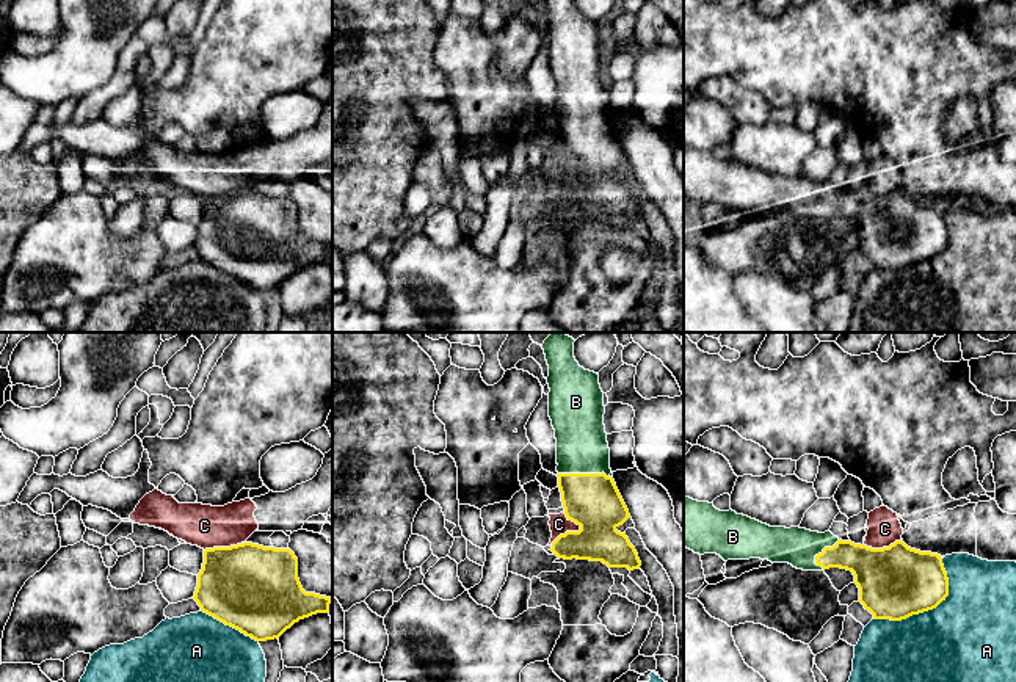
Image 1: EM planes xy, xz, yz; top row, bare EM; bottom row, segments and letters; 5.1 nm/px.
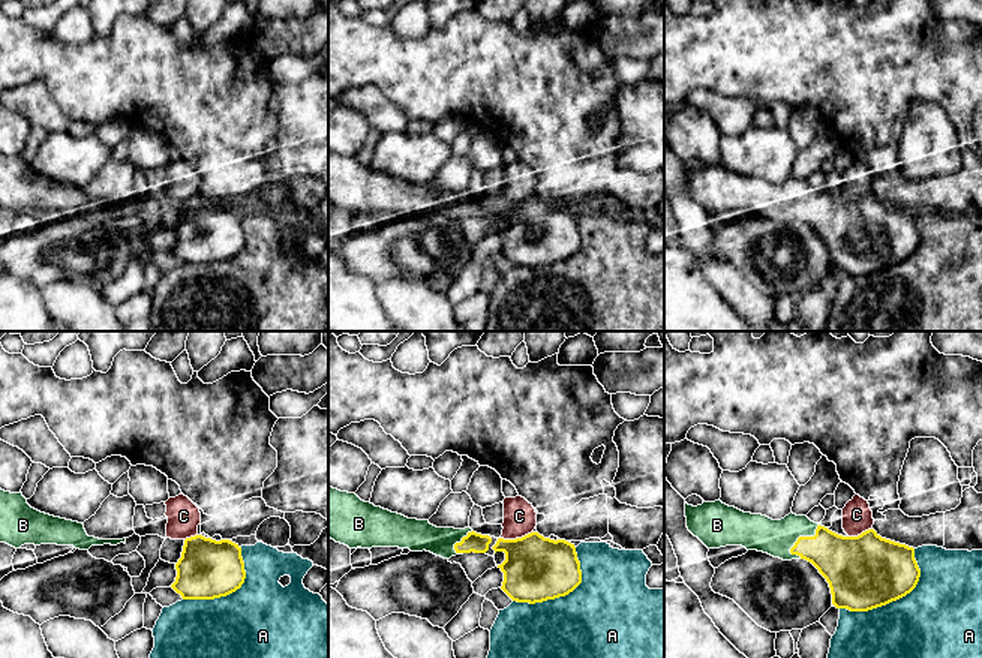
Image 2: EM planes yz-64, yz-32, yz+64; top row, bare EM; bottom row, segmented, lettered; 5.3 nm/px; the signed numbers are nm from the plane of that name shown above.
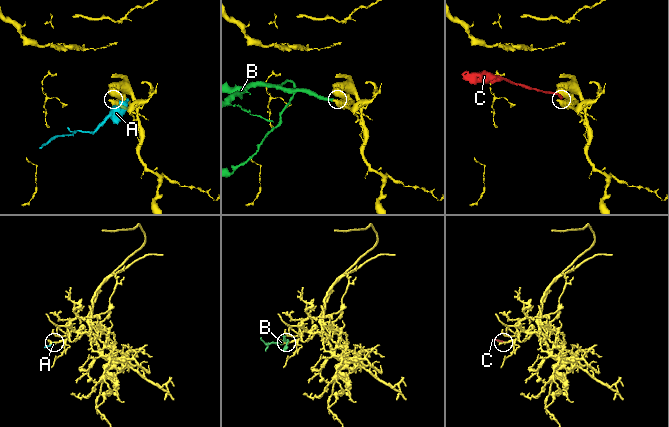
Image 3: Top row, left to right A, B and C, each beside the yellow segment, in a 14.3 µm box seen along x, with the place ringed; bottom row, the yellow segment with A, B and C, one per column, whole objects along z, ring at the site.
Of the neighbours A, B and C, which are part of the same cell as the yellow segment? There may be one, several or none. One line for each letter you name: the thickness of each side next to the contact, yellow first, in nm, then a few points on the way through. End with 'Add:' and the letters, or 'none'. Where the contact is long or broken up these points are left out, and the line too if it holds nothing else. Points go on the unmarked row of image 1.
B: 280 nm thick on the yellow side, 260 nm on the other; runs through xz (591, 149), (584, 123), (582, 96)
Add: B

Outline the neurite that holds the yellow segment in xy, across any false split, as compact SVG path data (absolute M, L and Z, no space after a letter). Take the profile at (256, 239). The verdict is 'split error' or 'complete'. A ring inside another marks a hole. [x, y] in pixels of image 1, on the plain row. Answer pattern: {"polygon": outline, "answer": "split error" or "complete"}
{"polygon": "M243 191L204 199L193 248L201 259L256 290L274 288L299 268L329 262L331 246L306 241L298 227L298 207L290 198Z", "answer": "complete"}

